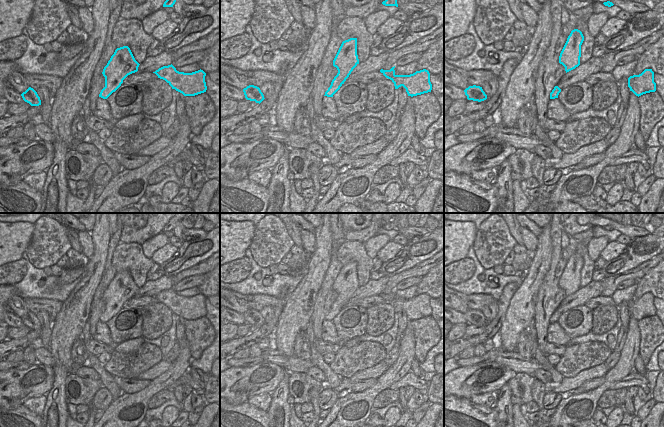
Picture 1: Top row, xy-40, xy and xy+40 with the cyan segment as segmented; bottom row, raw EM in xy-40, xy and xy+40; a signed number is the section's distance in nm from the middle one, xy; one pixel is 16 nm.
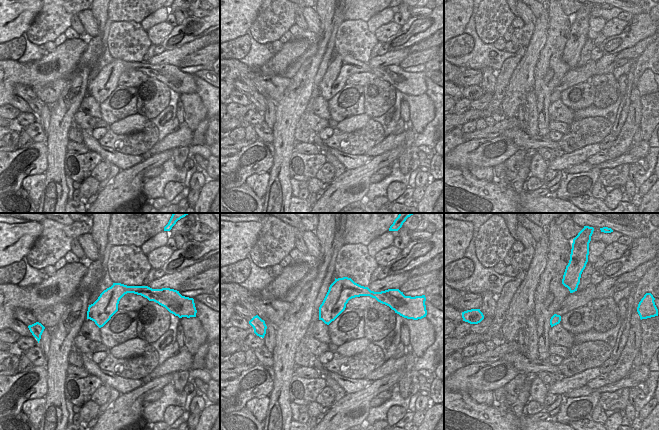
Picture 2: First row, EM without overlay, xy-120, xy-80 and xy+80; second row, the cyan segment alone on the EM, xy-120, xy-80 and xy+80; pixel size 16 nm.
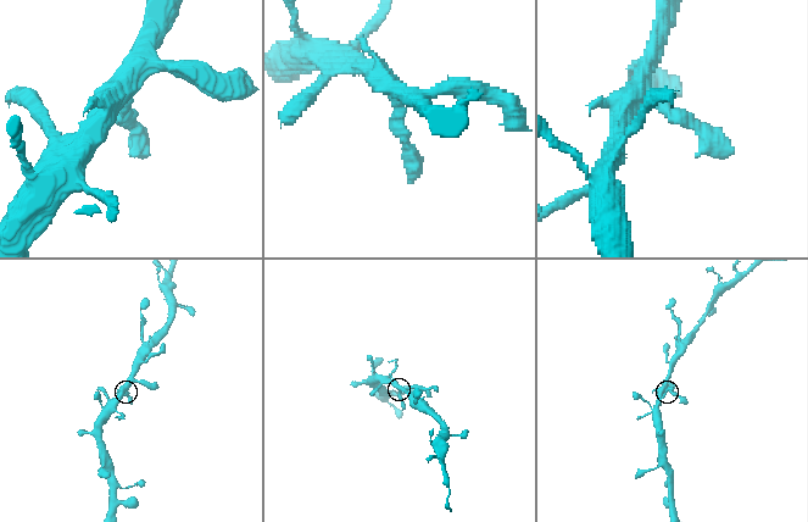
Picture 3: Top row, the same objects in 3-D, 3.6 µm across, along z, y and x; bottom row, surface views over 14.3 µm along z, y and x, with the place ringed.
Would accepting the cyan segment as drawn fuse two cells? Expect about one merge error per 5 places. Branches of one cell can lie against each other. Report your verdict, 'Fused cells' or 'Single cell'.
Single cell.

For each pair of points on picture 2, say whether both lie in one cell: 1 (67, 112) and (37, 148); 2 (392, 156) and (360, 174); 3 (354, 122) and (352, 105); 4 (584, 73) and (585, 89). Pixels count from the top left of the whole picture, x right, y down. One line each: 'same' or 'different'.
1: different
2: same
3: different
4: different

